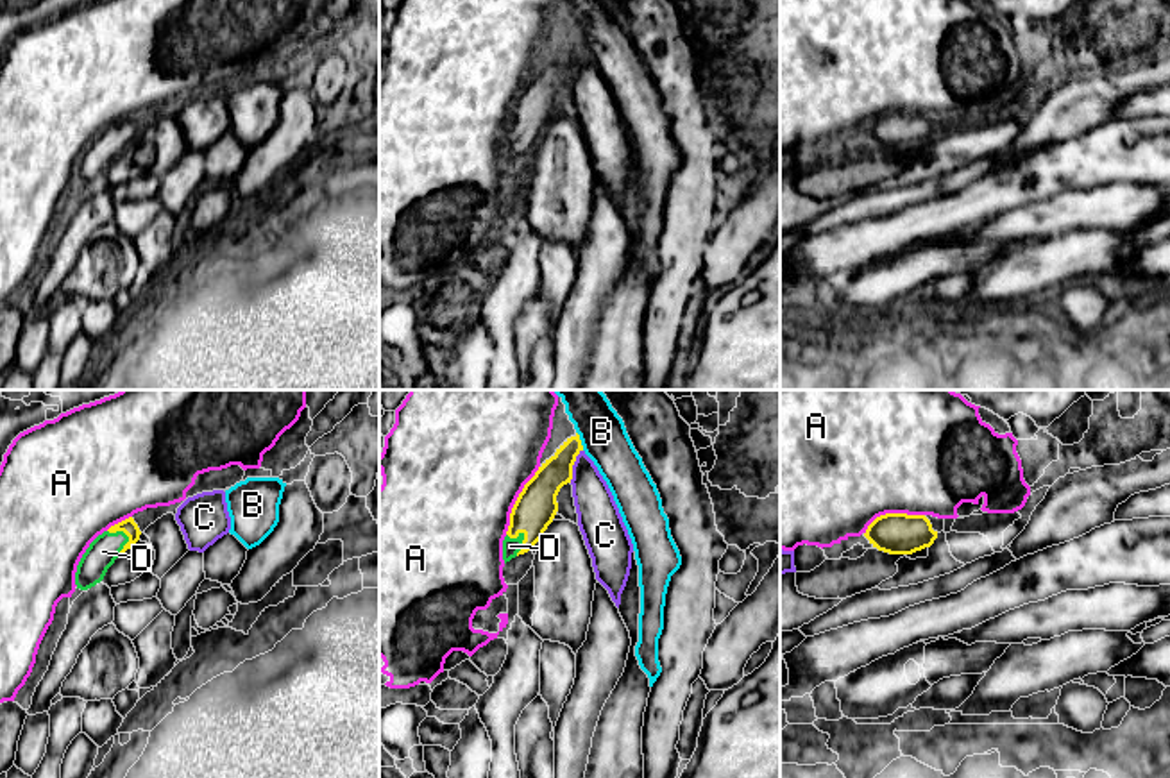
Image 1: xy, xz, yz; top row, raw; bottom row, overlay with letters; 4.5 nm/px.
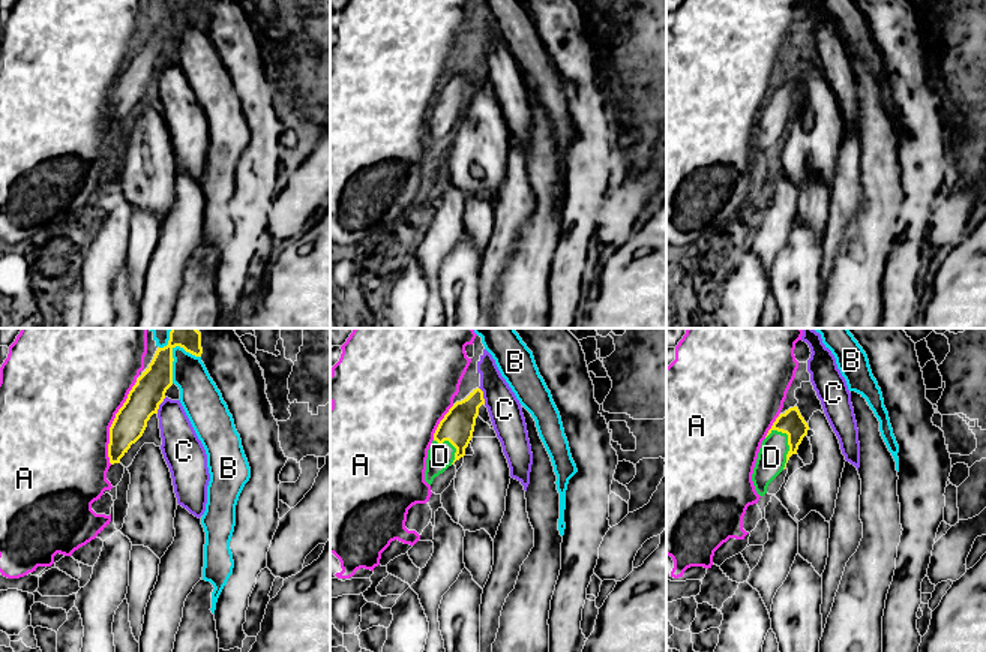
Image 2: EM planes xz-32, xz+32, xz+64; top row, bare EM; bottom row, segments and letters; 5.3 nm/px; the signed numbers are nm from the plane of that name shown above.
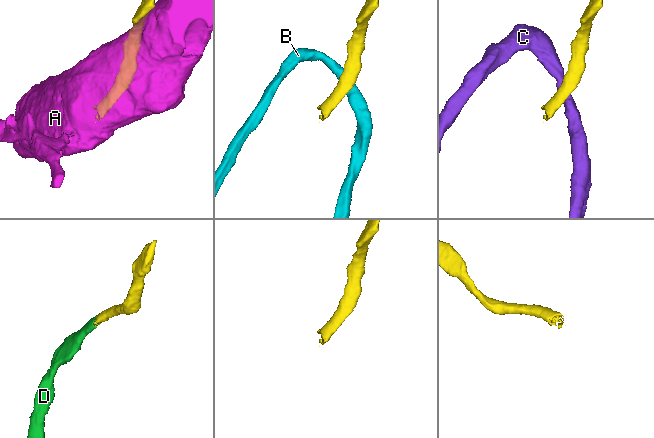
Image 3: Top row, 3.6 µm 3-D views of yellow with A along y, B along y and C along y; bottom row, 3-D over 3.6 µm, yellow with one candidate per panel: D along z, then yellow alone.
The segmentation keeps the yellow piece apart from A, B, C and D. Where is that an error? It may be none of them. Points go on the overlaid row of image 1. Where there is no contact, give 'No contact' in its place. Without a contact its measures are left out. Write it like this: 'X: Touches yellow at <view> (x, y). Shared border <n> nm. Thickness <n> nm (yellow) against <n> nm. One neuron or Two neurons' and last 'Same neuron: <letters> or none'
A: Touches yellow at xz (517, 499). Shared border 340 nm. Thickness 190 nm (yellow) against 480 nm. Two neurons
B: Touches yellow at xz (580, 440). Shared border 90 nm. Thickness 140 nm (yellow) against 200 nm. Two neurons
C: Touches yellow at xz (573, 464). Shared border 160 nm. Thickness 180 nm (yellow) against 180 nm. Two neurons
D: Touches yellow at xz (523, 544). Shared border 120 nm. Thickness 190 nm (yellow) against 80 nm. One neuron
Same neuron: D

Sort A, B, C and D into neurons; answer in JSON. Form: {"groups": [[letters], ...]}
{"groups": [["A"], ["B"], ["C"], ["D"]]}

